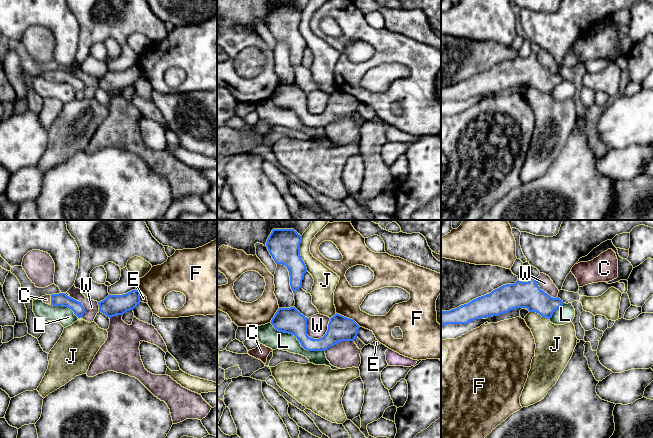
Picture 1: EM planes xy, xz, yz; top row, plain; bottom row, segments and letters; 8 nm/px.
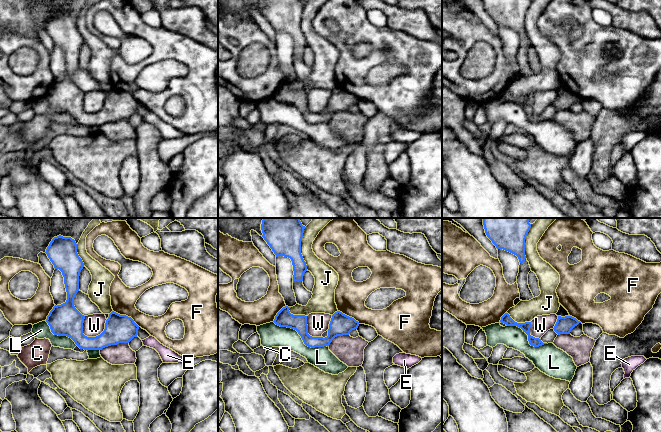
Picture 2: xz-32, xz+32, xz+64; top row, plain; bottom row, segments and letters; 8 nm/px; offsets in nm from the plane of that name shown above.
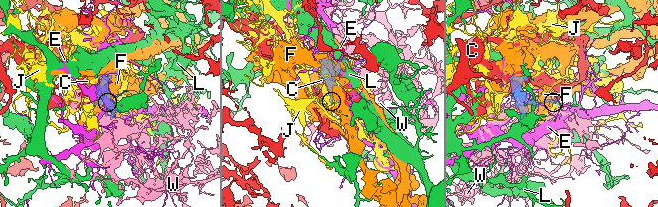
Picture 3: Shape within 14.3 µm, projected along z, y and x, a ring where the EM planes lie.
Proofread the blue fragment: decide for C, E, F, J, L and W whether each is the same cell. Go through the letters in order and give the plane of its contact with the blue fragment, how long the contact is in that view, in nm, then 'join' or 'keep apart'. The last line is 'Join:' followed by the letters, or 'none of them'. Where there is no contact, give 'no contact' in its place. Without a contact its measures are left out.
C: xy | 80 nm | join
E: xy | 80 nm | keep apart
F: xz | 240 nm | keep apart
J: xz | 280 nm | keep apart
L: xz | 500 nm | keep apart
W: xz | 240 nm | keep apart
Join: C

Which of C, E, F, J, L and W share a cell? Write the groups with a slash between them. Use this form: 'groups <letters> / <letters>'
groups C / E / F / J / L / W

